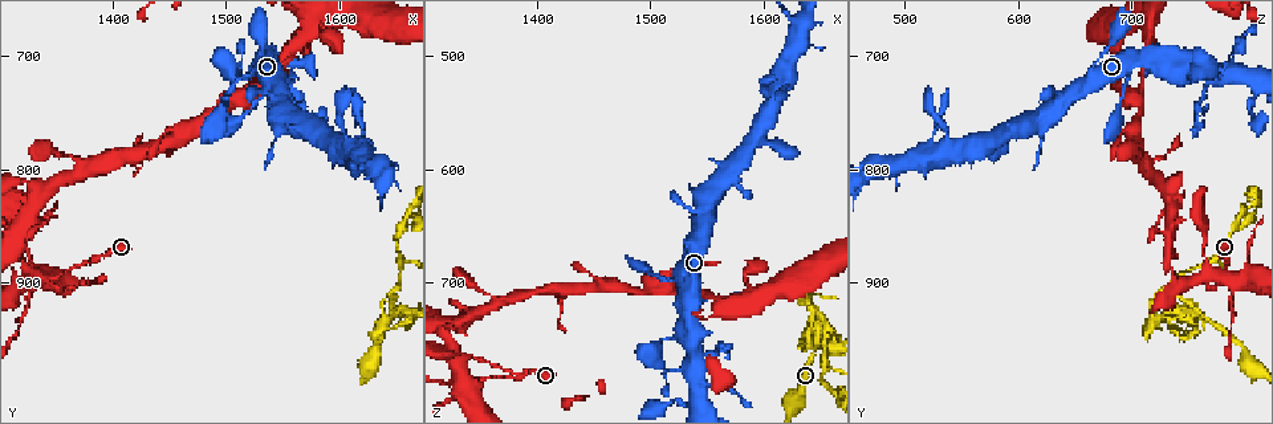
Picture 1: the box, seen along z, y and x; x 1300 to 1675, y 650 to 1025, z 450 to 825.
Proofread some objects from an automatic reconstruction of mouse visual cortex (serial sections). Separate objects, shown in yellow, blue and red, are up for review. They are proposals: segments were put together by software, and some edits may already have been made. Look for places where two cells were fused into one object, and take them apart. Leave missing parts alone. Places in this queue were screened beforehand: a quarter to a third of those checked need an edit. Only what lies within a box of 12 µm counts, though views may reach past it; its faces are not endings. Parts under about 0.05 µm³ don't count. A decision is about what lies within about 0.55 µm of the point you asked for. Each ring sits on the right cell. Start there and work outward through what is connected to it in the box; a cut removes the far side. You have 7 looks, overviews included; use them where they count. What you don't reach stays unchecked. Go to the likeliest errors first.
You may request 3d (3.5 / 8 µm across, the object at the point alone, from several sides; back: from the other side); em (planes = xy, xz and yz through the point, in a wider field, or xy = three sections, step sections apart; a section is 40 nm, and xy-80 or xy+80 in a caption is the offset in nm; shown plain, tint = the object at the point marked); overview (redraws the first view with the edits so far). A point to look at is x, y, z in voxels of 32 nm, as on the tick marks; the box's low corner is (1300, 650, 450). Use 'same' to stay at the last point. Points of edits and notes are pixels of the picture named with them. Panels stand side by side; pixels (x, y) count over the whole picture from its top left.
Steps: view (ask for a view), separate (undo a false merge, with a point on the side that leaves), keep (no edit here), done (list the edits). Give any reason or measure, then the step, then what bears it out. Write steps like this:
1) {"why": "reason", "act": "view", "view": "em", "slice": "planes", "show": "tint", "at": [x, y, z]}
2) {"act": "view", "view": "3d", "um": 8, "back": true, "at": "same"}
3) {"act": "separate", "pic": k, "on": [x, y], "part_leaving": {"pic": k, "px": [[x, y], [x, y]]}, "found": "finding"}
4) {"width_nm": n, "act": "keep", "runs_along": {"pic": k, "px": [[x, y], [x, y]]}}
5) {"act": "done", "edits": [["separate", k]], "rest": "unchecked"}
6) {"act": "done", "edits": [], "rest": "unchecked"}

{"why": "abrupt turn", "act": "view", "view": "3d", "um": 3.5, "at": [1646, 908, 732]}

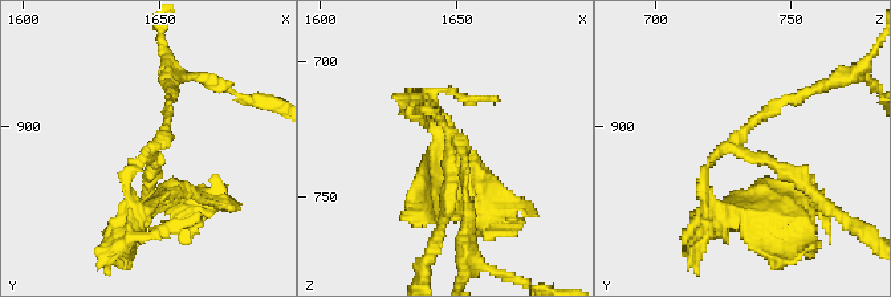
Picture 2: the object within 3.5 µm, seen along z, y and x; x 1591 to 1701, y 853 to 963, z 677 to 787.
{"arms": 3, "arm_widths_nm": [100, 100, 200], "why": "need the tissue", "act": "view", "view": "em", "slice": "xy", "step": 3, "show": "tint", "at": [1647, 911, 733]}

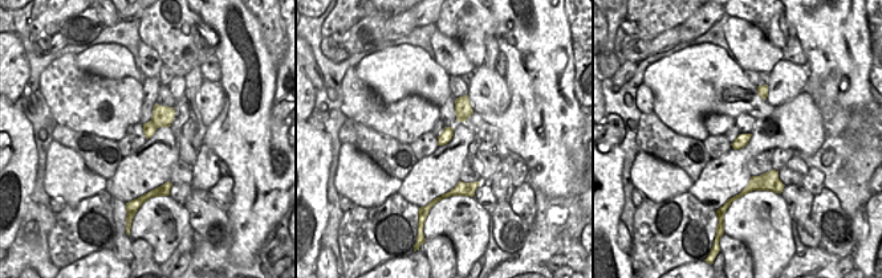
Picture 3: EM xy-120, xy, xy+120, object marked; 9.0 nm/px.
{"act": "view", "view": "em", "slice": "planes", "show": "tint", "at": "same"}

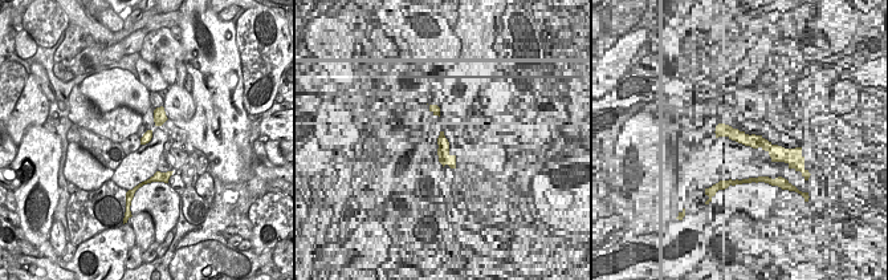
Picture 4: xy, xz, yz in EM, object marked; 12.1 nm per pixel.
{"act": "separate", "pic": 2, "on": [470, 174], "found": "a second cell is stuck on"}

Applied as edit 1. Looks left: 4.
{"why": "redraw", "act": "view", "view": "overview"}

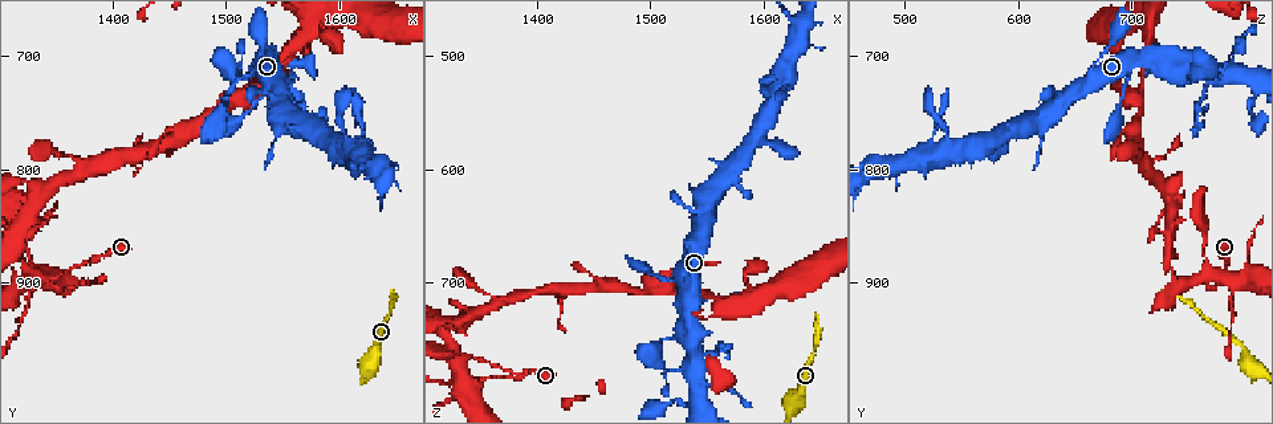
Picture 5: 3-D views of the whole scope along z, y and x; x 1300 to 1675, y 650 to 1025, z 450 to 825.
{"why": "abrupt turn", "act": "view", "view": "em", "slice": "xy", "step": 5, "show": "tint", "at": [1344, 898, 786]}

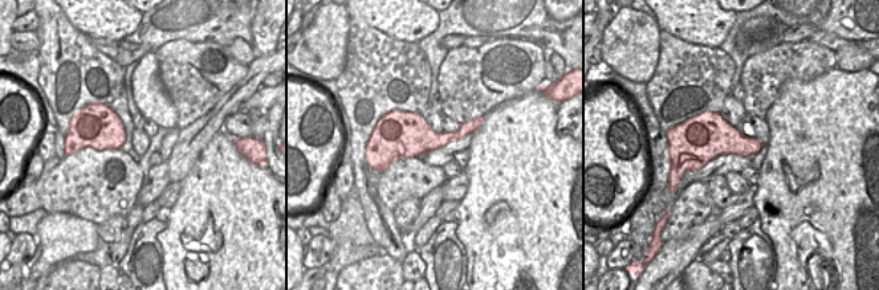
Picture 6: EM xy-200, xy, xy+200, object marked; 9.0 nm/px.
{"why": "see where the arms go", "act": "view", "view": "3d", "um": 3.5, "at": "same"}

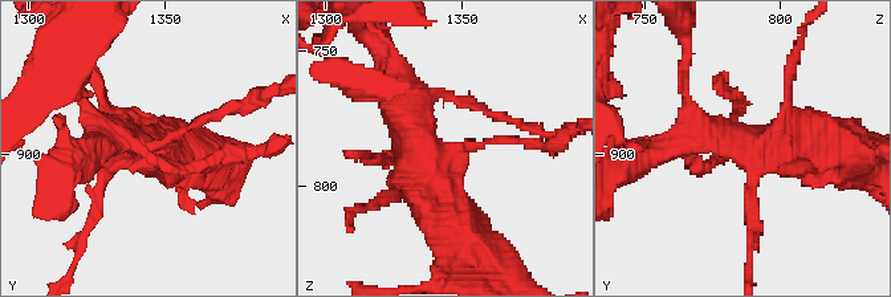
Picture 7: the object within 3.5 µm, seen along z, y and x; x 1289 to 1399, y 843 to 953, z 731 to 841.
{"act": "keep", "runs_along": {"pic": 7, "px": [[523, 143], [487, 141], [434, 154], [389, 96]]}, "found": "all the same cell"}

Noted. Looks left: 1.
{"act": "done", "edits": [["separate", 2]], "rest": "unchecked"}

